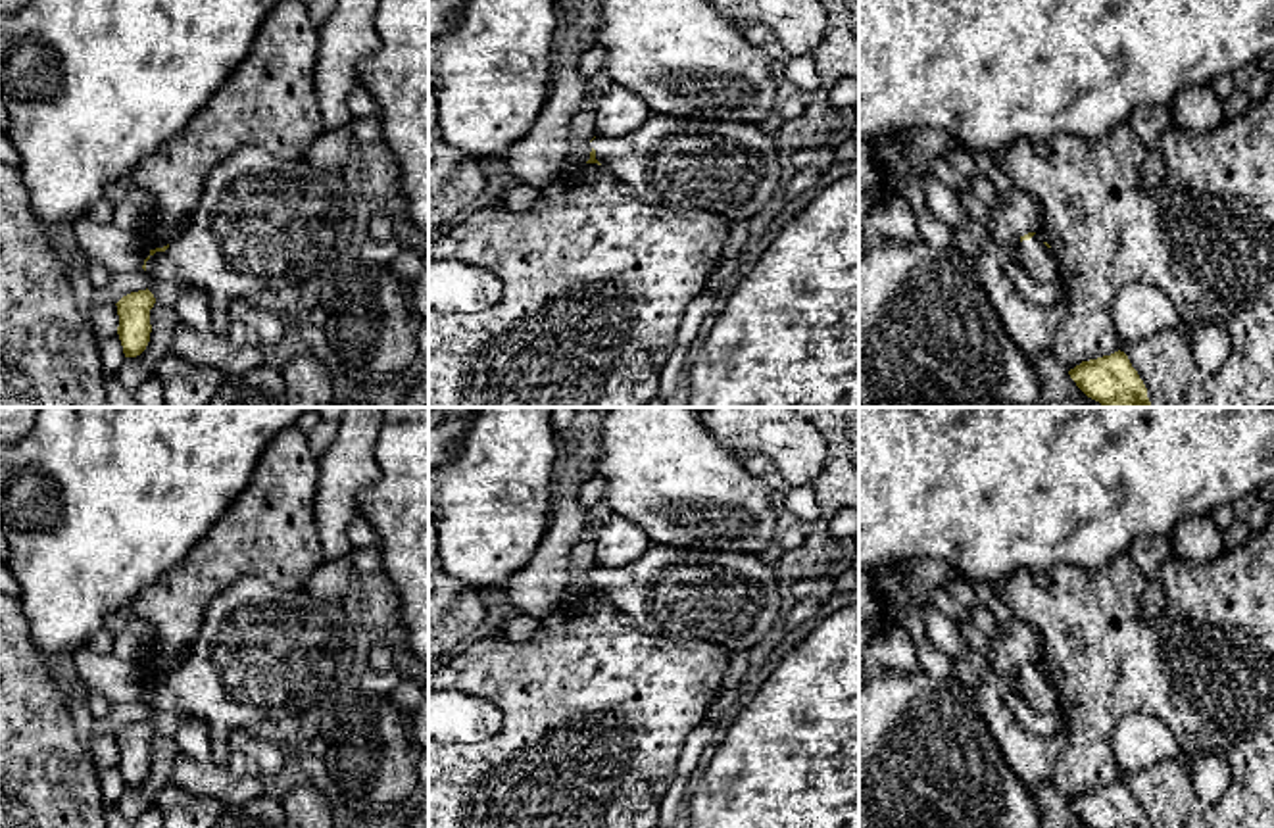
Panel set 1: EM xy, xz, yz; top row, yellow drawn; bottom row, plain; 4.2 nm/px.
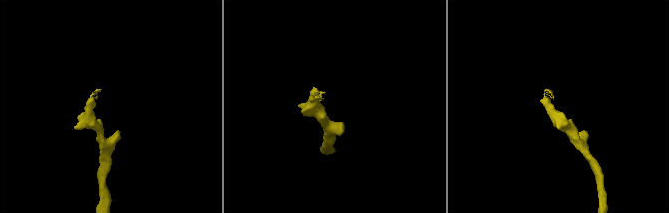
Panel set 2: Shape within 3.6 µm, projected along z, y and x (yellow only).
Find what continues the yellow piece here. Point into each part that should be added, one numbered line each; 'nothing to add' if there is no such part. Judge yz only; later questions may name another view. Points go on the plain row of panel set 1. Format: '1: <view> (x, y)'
1: yz (1038, 690)

